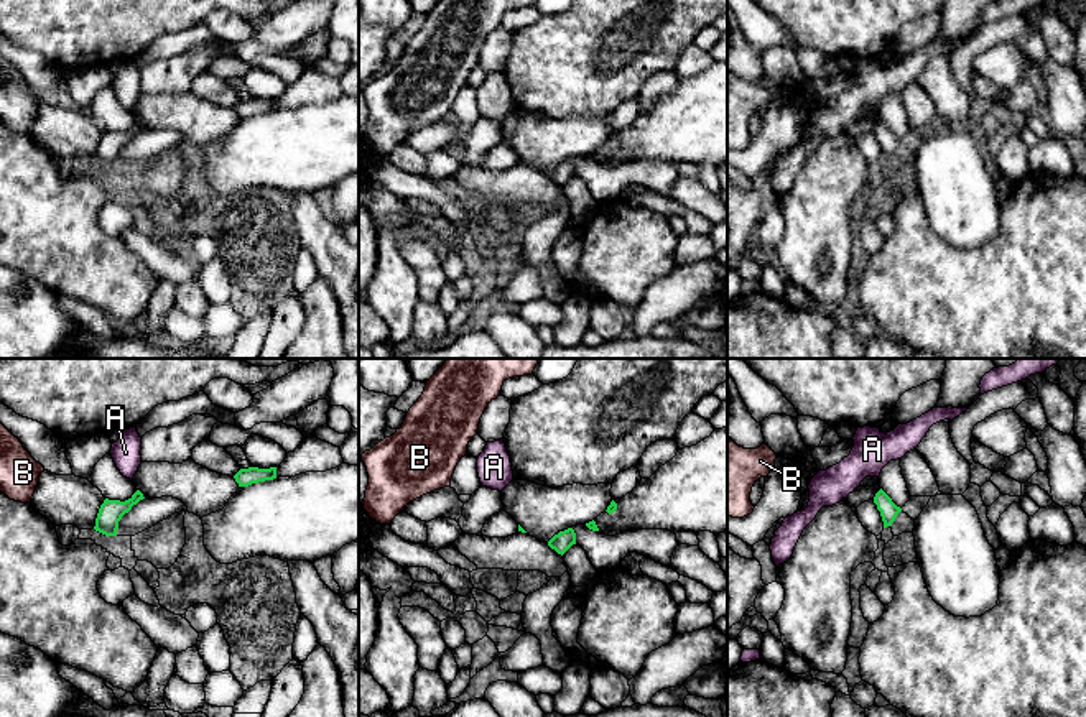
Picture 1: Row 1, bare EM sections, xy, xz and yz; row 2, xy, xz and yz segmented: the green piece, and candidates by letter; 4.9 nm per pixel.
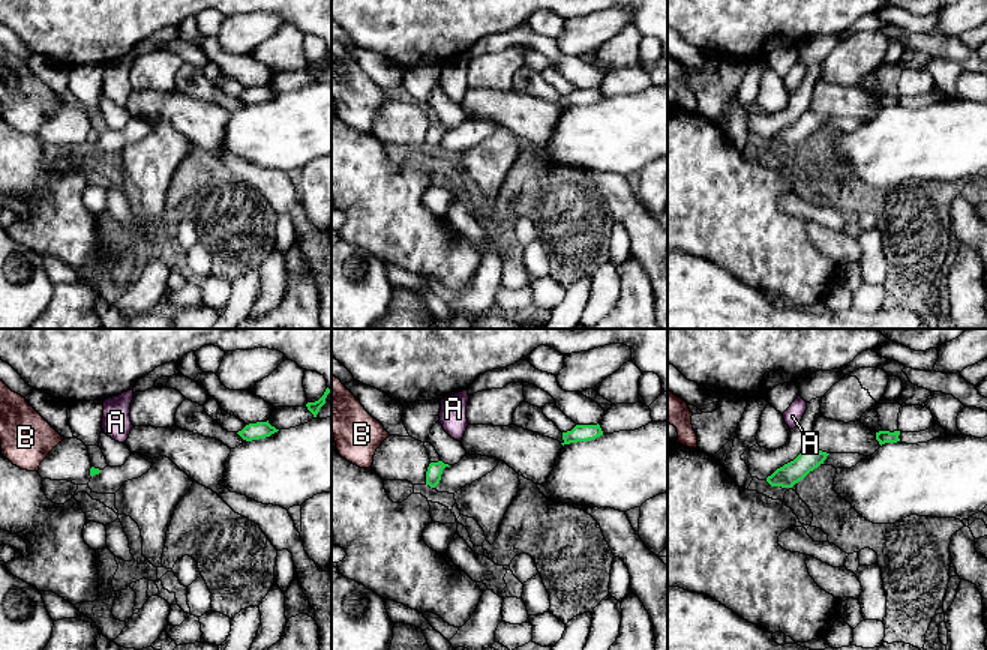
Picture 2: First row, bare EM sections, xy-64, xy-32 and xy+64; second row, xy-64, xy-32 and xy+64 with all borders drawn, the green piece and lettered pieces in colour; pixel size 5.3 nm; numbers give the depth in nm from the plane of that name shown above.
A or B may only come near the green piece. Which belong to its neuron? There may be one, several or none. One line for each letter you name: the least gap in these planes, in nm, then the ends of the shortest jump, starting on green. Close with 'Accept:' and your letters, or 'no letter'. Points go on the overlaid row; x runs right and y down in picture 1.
B: 320 nm apart; from green across xy (99, 508), (38, 481)
Accept: B

